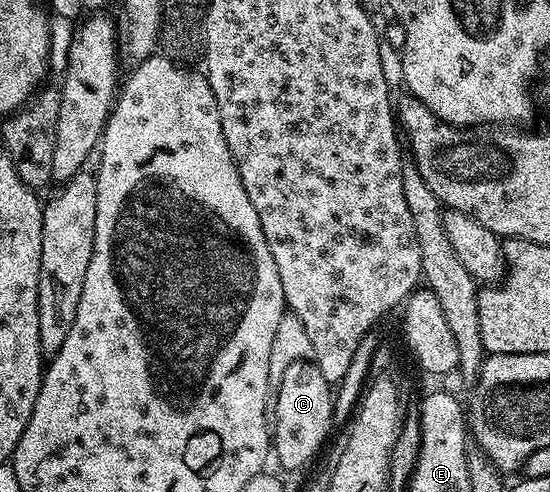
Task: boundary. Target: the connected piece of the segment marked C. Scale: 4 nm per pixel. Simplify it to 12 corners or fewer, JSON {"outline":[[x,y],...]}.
{"outline":[[313,361],[285,369],[273,455],[303,467],[331,431],[332,384]]}

